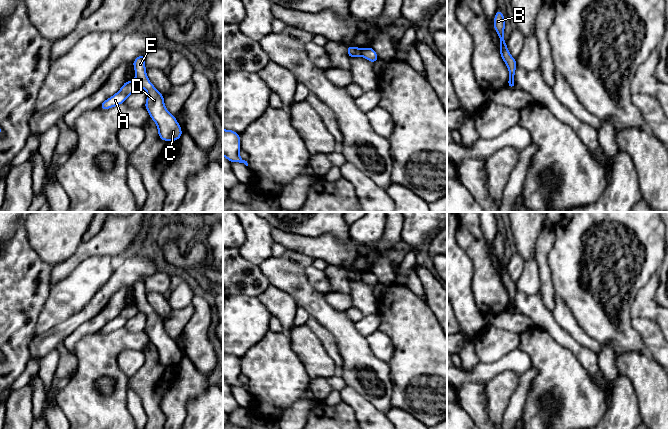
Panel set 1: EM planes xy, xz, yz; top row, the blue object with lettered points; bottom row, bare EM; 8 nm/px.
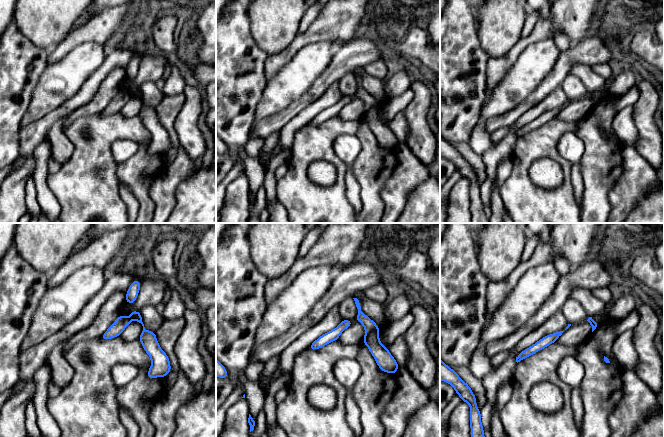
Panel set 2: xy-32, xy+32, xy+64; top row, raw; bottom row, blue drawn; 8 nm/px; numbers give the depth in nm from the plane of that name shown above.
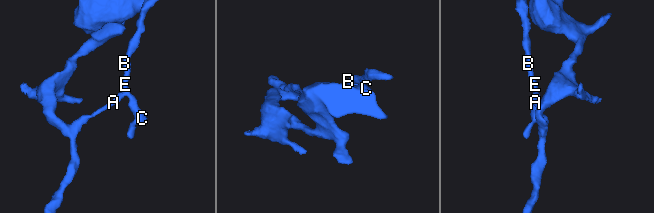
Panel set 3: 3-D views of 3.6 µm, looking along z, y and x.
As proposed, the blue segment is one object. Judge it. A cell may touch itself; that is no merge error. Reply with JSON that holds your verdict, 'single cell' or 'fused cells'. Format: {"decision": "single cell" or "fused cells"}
{"decision": "fused cells"}

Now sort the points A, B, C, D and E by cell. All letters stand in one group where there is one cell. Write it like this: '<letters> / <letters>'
A / B C D E

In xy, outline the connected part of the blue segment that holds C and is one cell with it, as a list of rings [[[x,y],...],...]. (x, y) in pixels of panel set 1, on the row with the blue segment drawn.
[[[145,55],[138,56],[132,64],[138,87],[147,91],[147,101],[144,107],[158,127],[159,138],[164,141],[179,140],[183,132],[176,118],[166,109],[164,95],[158,92],[147,77]]]

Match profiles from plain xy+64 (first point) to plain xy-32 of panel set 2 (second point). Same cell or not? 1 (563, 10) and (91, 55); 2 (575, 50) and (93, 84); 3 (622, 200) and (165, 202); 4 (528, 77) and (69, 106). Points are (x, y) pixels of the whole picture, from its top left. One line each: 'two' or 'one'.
1: two
2: one
3: one
4: two

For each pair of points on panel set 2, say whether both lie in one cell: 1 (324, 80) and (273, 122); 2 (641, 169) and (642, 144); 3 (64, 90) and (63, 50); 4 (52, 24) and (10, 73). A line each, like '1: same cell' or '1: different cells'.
1: same cell
2: different cells
3: different cells
4: different cells

